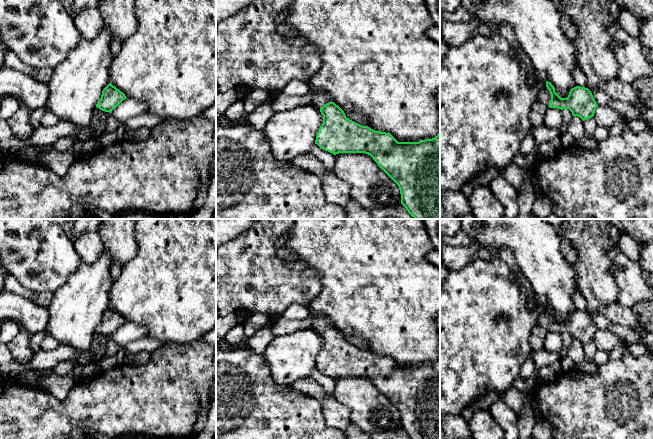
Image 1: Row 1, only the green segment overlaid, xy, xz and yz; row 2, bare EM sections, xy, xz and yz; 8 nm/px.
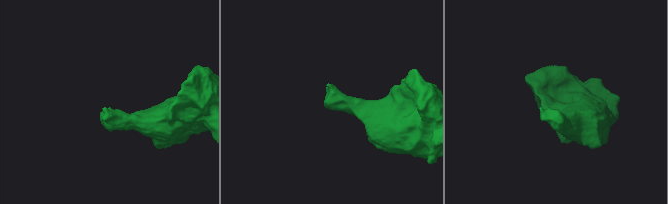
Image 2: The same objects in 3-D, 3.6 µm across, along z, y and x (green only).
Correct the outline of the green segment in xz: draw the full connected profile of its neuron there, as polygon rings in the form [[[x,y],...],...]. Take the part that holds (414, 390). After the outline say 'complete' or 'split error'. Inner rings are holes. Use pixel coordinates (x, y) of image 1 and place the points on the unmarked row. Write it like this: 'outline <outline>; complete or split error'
outline [[[323,316],[314,318],[313,329],[323,339],[315,368],[334,379],[365,377],[398,409],[401,428],[410,439],[440,439],[440,355],[435,362],[398,366],[390,357],[375,355],[346,341],[344,335]]]; split error

